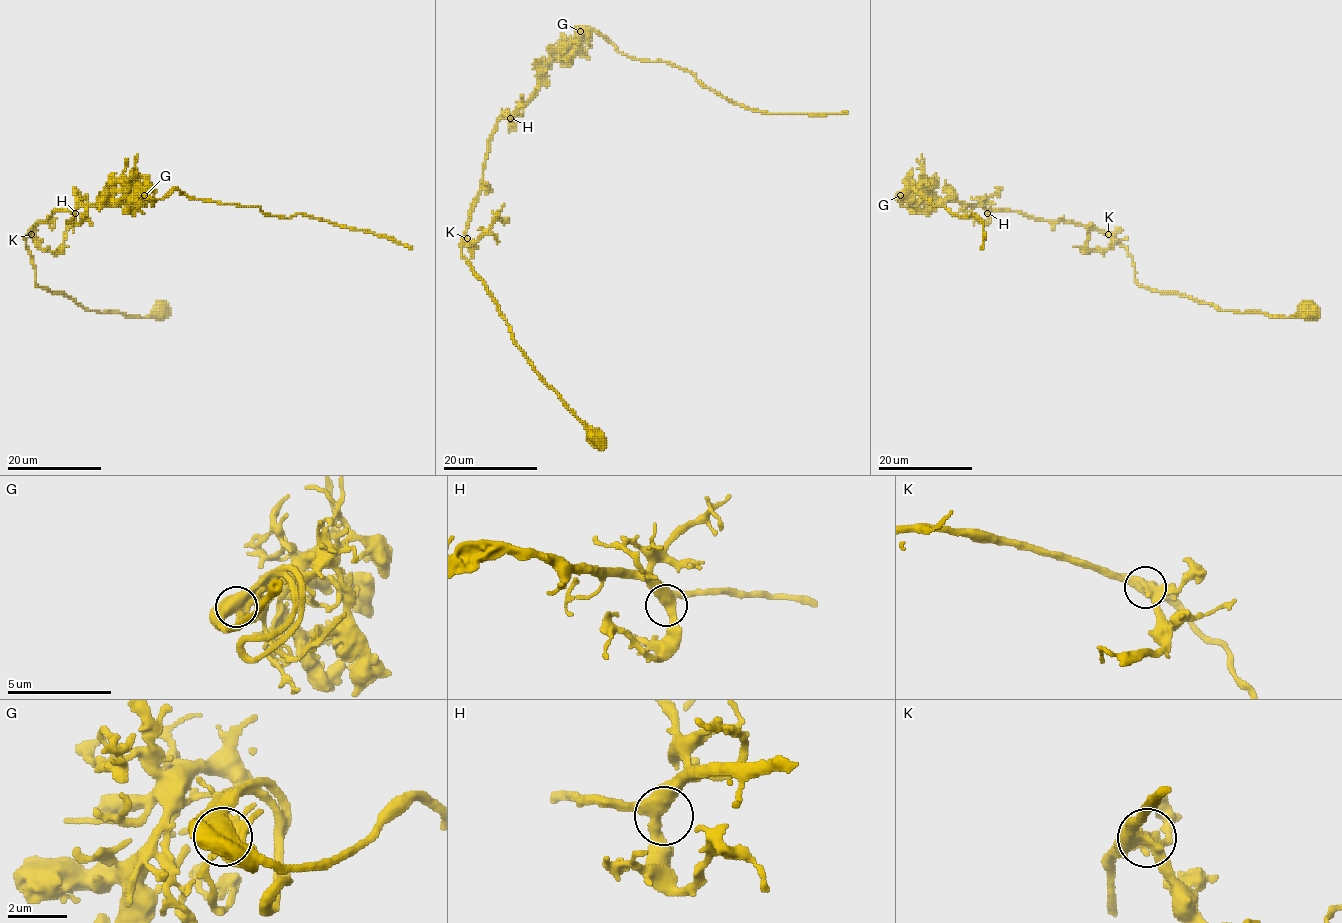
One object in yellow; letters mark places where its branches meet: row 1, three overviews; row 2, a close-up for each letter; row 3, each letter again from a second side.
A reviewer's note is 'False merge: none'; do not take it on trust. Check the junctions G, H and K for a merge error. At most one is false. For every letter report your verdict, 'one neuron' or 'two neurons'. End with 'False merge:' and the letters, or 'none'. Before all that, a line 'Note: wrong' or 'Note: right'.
Note: right
G: one neuron
H: one neuron
K: one neuron
False merge: none

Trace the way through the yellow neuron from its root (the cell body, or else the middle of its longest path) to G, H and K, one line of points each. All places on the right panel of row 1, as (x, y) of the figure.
G: (1309, 311), (1290, 317), (1220, 311), (1141, 286), (1128, 251), (1095, 229), (937, 200), (911, 185), (901, 195)
H: (1309, 311), (1290, 317), (1220, 311), (1153, 291), (1137, 282), (1132, 256), (1113, 236), (1017, 211), (987, 213)
K: (1309, 311), (1307, 316), (1290, 317), (1220, 311), (1178, 293), (1149, 290), (1137, 282), (1128, 251), (1108, 234)

